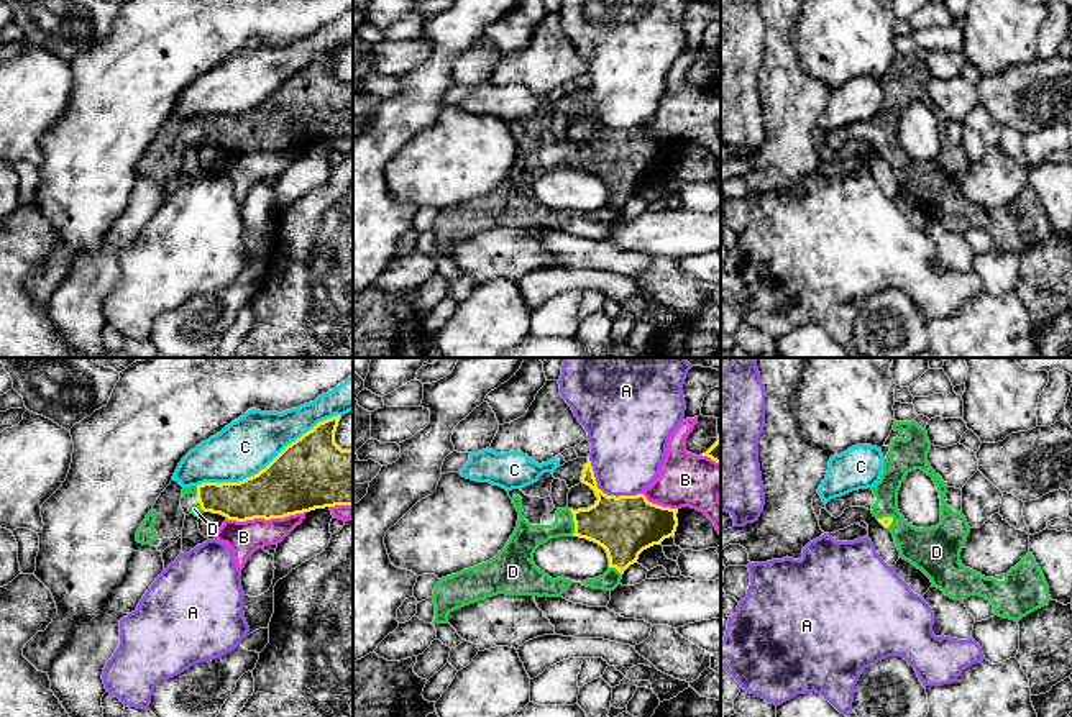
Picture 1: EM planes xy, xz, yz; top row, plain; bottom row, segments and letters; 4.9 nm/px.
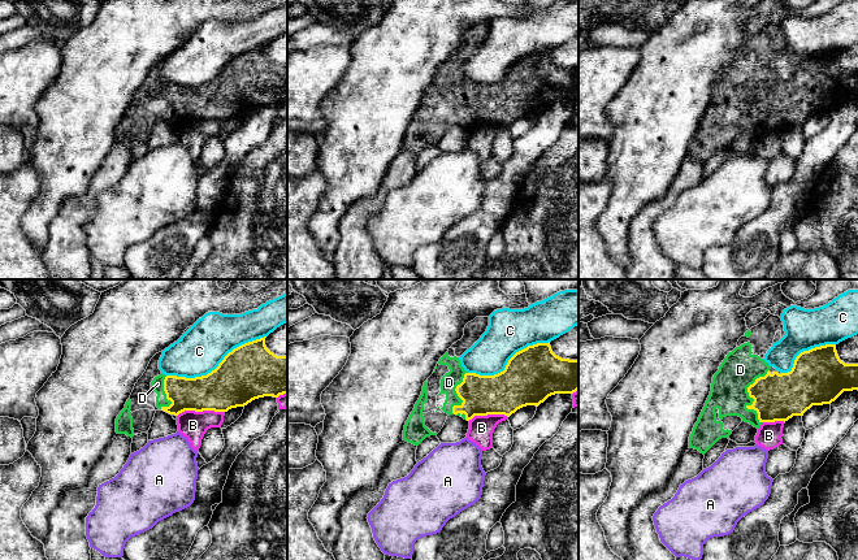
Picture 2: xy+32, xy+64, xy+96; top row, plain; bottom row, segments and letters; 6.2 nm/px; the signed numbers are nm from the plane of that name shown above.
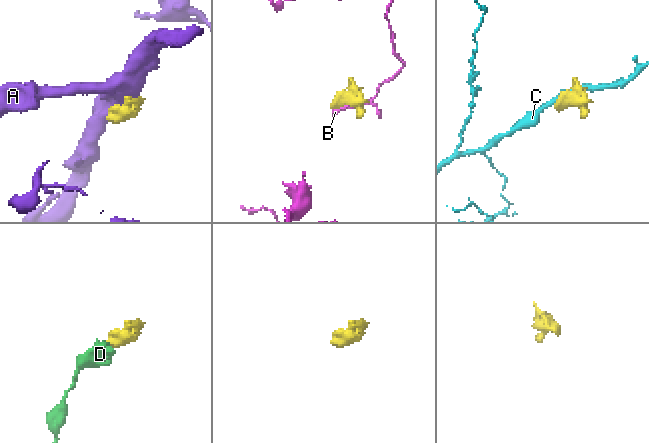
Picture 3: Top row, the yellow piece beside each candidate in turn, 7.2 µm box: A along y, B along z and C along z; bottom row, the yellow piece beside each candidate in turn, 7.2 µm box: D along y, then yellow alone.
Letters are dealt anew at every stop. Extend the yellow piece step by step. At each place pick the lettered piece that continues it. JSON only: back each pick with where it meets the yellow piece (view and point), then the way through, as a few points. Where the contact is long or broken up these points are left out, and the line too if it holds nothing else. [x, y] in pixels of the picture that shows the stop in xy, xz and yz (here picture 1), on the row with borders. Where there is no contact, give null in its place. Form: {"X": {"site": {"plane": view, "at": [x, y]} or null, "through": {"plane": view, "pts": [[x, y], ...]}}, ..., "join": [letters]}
{"D": {"site": {"plane": "xz", "at": [573, 520]}}, "join": ["D"]}

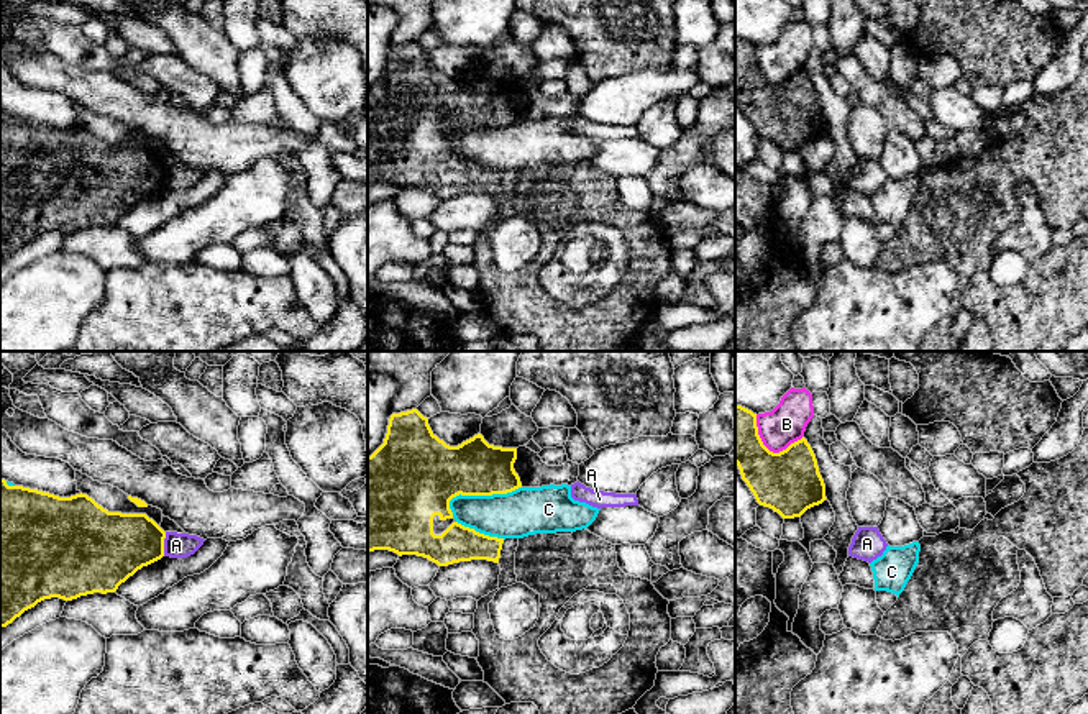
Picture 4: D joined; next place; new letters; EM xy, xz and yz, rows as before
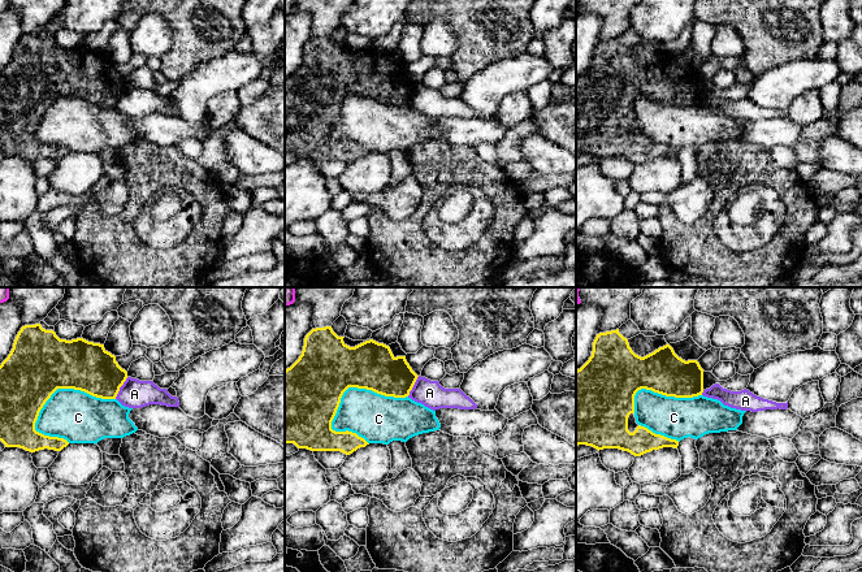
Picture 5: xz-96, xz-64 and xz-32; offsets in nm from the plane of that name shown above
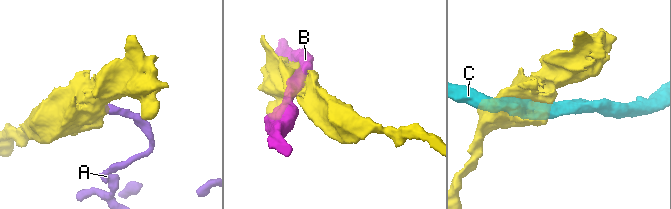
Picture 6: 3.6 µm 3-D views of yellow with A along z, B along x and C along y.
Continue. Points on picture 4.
{"join": []}

